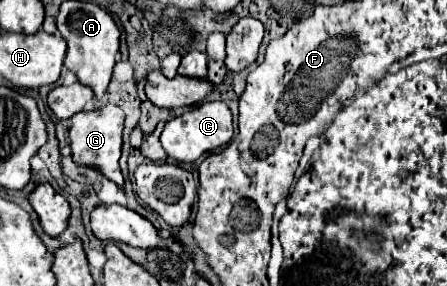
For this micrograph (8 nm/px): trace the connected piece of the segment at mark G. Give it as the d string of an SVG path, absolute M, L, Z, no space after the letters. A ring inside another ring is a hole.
M105 105L95 111L81 111L71 117L71 151L73 161L79 165L97 167L105 177L123 187L123 175L119 169L121 159L121 133L123 133L123 111L117 105Z

